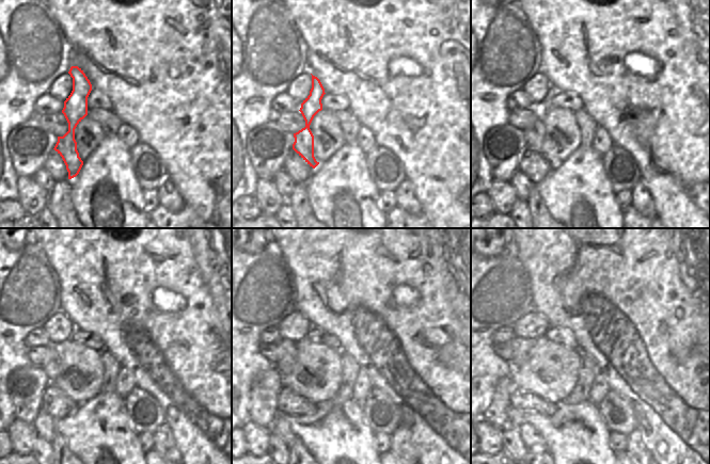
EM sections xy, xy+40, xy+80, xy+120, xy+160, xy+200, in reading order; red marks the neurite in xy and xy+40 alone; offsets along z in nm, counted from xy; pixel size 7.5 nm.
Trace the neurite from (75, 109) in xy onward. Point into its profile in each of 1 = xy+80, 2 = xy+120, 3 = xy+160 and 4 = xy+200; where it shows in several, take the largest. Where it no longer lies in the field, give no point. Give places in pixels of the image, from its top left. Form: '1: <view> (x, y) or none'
1: xy+80 (534, 136)
2: xy+120 (52, 369)
3: xy+160 (285, 365)
4: xy+200 (520, 346)

